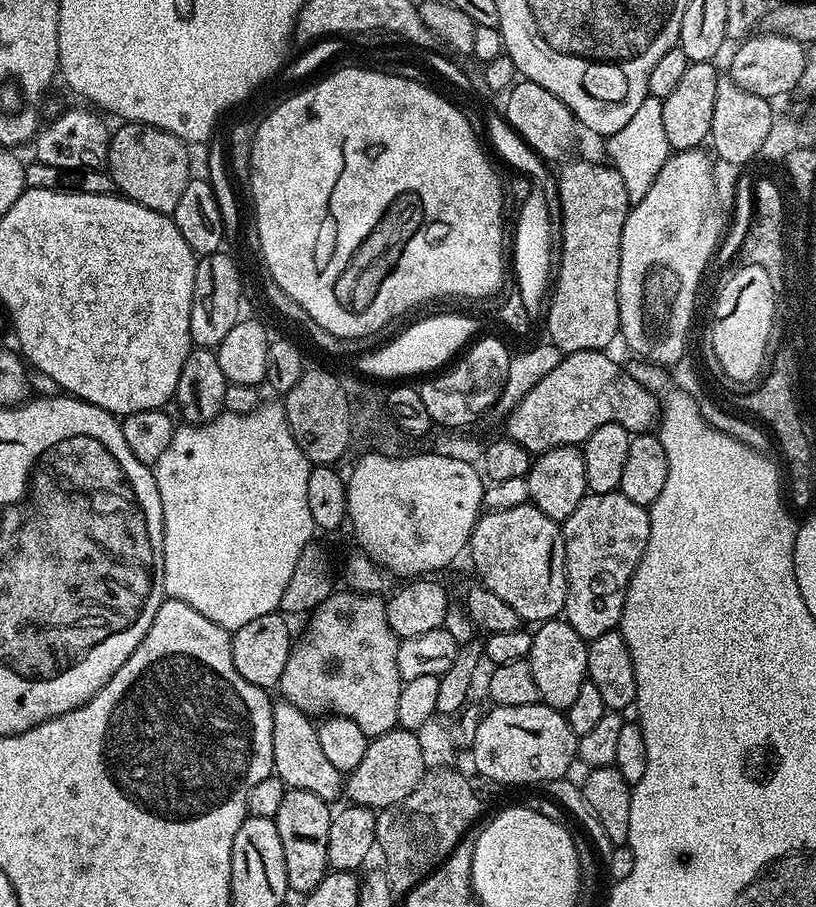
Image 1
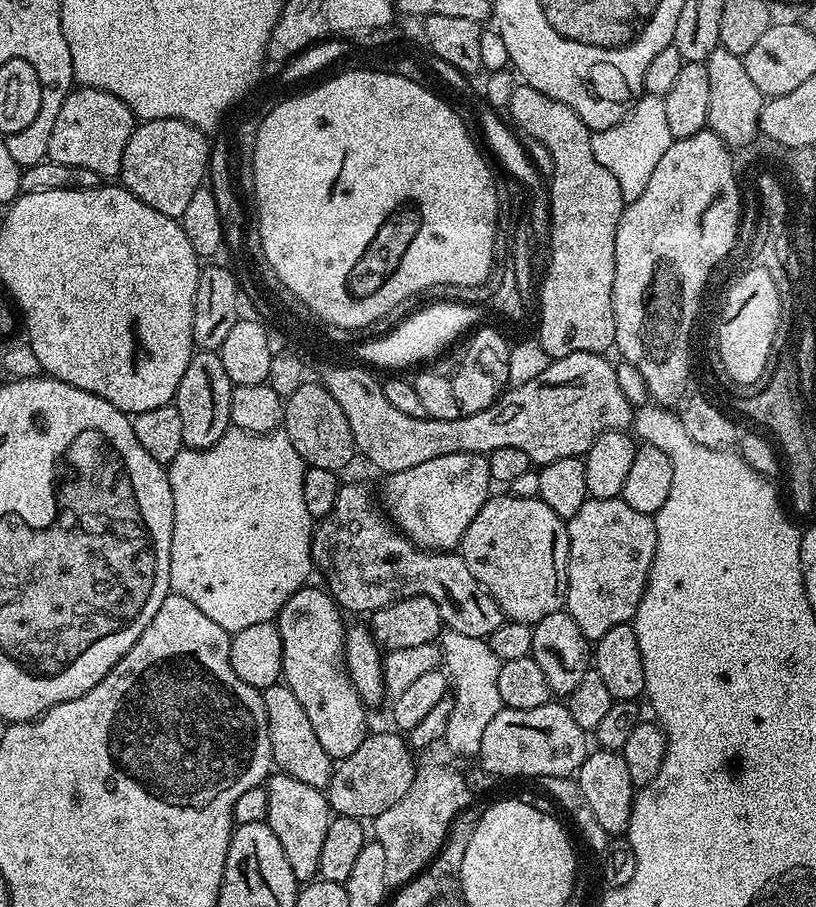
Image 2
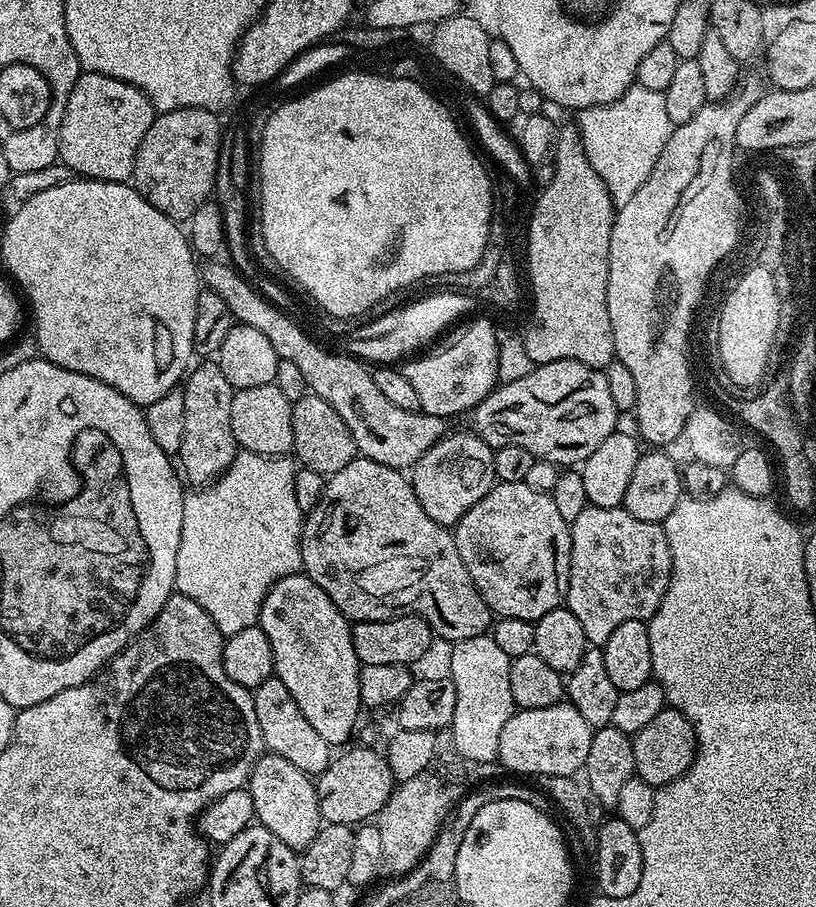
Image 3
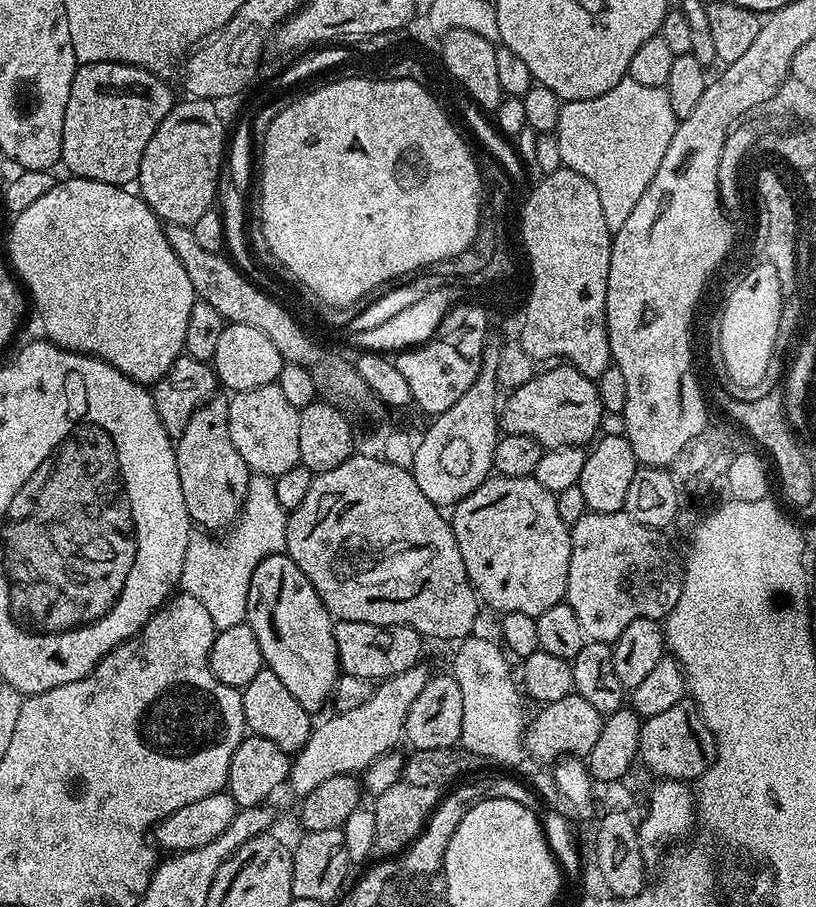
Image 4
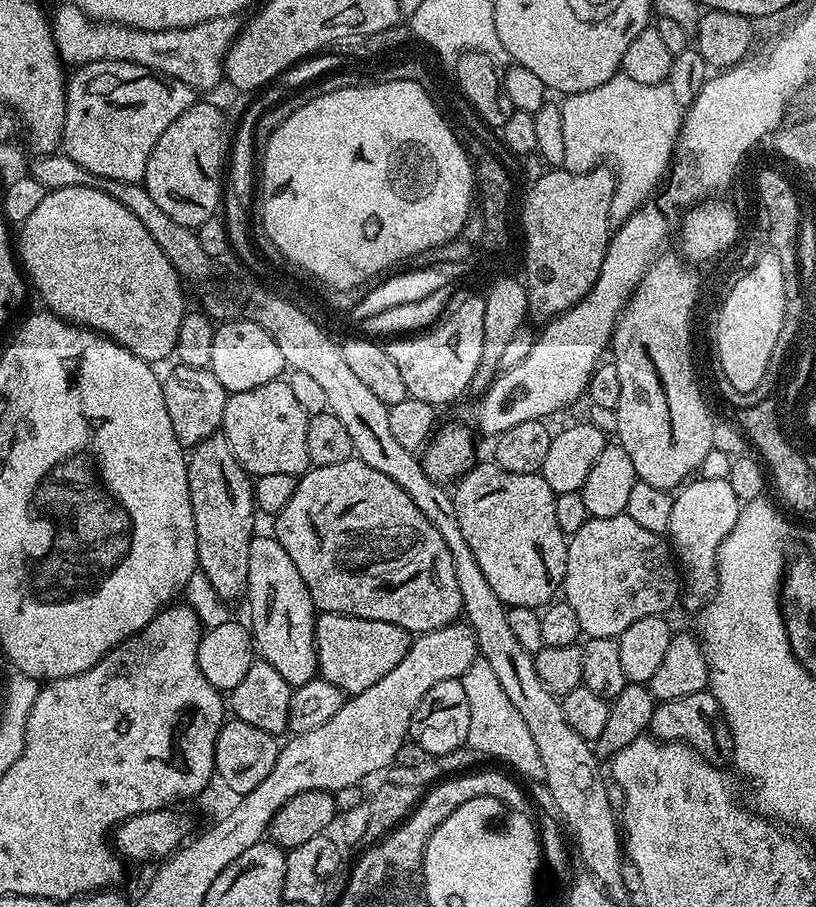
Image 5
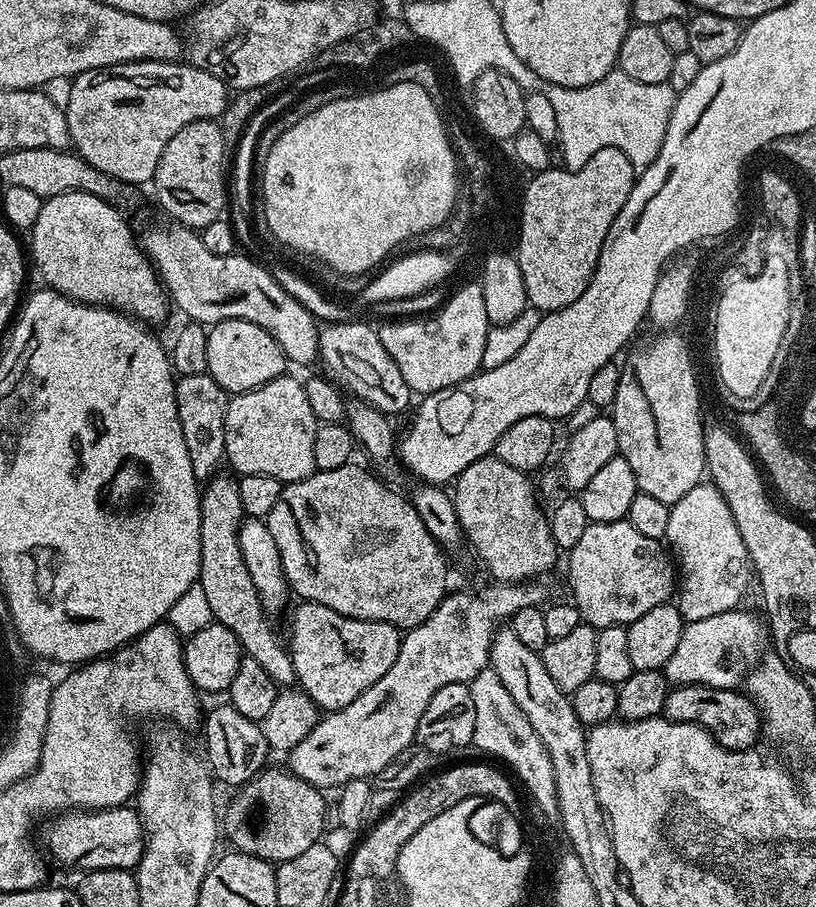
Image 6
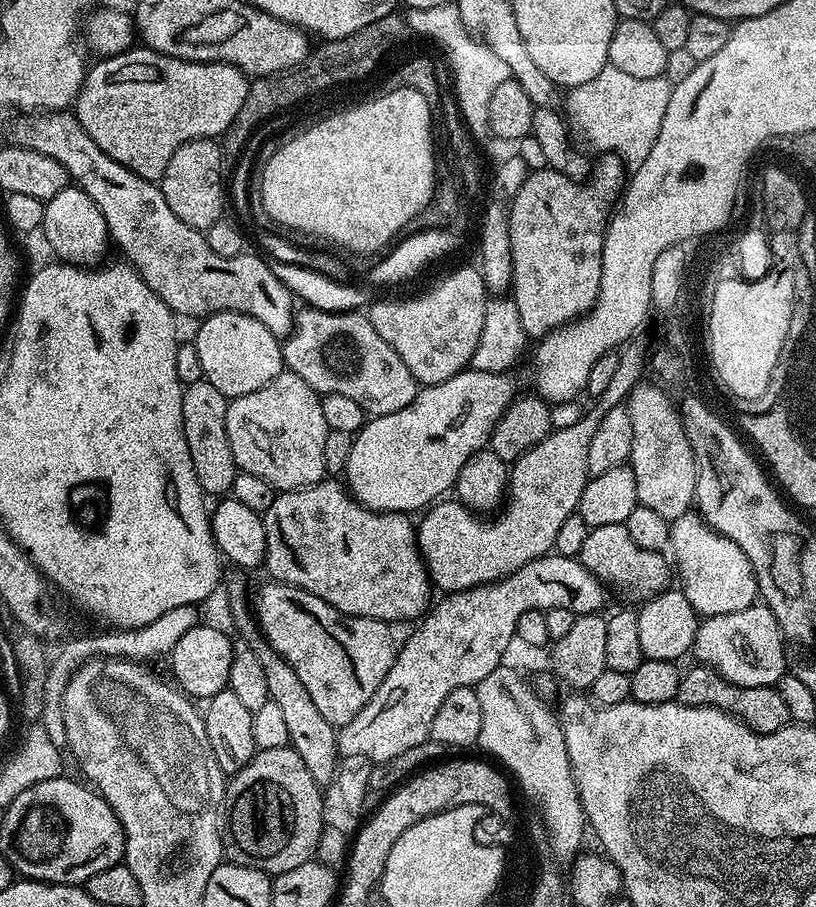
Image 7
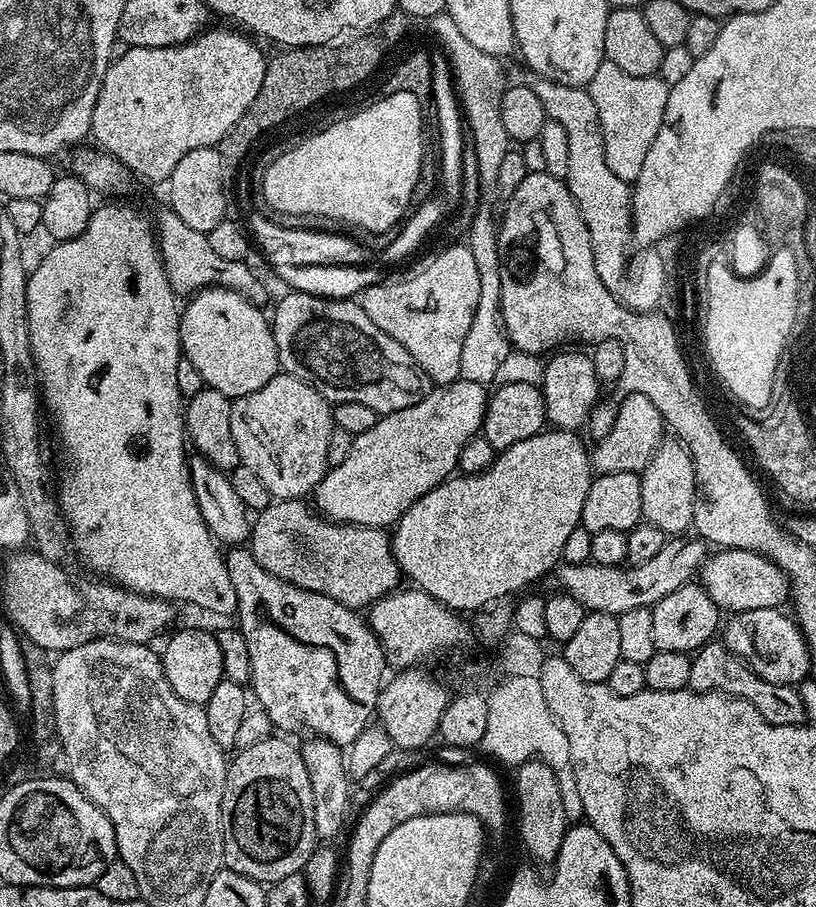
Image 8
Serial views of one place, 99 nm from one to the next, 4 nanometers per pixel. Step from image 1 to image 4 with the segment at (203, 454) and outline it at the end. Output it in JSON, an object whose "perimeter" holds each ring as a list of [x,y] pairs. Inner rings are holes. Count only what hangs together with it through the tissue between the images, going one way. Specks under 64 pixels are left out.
{"perimeter":[[[253,475],[248,482],[248,493],[244,499],[244,508],[240,511],[240,519],[227,533],[228,541],[223,544],[220,538],[208,534],[193,534],[188,540],[179,587],[206,606],[210,618],[214,618],[216,629],[245,623],[250,578],[258,562],[276,552],[284,552],[287,525],[288,512],[282,502],[278,502],[275,479]]]}

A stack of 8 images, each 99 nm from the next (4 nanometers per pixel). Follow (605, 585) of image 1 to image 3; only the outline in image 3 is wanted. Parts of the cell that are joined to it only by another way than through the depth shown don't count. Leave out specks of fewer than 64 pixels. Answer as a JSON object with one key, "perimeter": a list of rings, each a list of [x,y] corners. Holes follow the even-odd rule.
{"perimeter":[[[584,508],[578,518],[570,521],[572,545],[570,546],[570,574],[566,606],[578,618],[582,634],[586,634],[589,645],[602,646],[622,622],[650,619],[658,610],[662,598],[672,581],[672,559],[670,542],[664,533],[663,524],[642,522],[634,518],[625,508]]]}

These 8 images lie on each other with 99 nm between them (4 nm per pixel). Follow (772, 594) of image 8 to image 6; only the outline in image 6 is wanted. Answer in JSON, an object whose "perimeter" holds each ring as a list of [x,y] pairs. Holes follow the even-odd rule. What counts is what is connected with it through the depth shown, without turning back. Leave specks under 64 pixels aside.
{"perimeter":[[[711,482],[698,483],[685,497],[672,504],[668,512],[670,519],[665,541],[677,571],[676,605],[685,623],[733,611],[746,592],[748,580],[750,584],[750,561],[737,523],[721,492]]]}

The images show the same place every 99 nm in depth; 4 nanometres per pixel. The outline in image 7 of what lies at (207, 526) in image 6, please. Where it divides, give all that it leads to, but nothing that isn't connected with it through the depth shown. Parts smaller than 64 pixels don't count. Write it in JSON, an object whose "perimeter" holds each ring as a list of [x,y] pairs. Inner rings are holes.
{"perimeter":[[[232,580],[228,584],[228,608],[232,611],[232,620],[241,632],[243,639],[252,647],[254,654],[258,654],[258,663],[266,674],[266,690],[268,699],[272,700],[282,710],[282,718],[286,721],[288,744],[296,751],[298,758],[306,762],[306,770],[310,770],[310,778],[321,786],[331,785],[336,779],[338,767],[338,753],[336,751],[337,729],[314,706],[314,698],[306,691],[306,686],[298,679],[298,674],[290,664],[282,659],[277,652],[268,645],[267,640],[260,635],[258,625],[250,611],[250,600],[244,597],[244,584],[240,580]]]}

